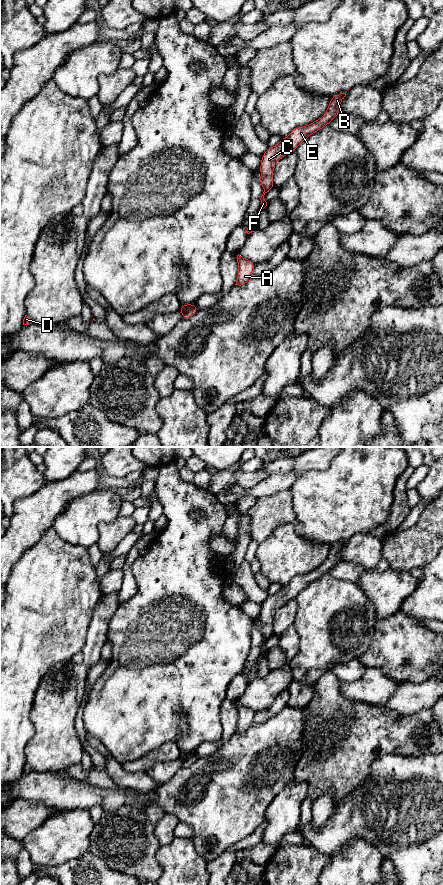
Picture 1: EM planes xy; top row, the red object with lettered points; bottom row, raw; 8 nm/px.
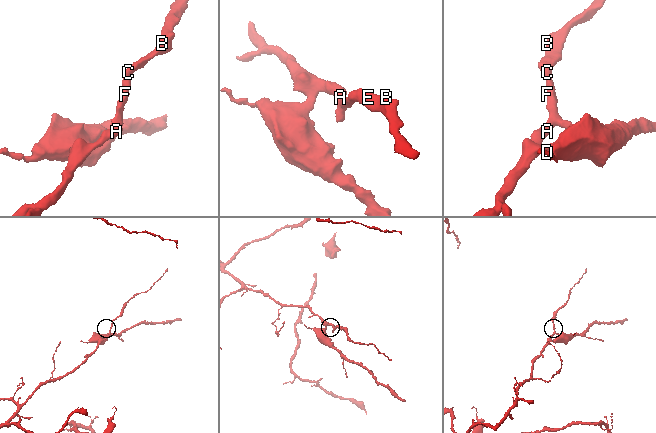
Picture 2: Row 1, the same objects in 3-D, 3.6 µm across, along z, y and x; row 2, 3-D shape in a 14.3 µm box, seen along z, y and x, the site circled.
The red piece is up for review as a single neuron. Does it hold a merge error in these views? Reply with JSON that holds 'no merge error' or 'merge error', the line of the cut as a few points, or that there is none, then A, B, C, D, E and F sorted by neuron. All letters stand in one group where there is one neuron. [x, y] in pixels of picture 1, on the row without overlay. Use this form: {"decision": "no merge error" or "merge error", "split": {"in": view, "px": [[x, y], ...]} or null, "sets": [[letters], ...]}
{"decision": "merge error", "split": {"in": "xy", "px": [[195, 753], [180, 758]]}, "sets": [["A", "B", "C", "E", "F"], ["D"]]}

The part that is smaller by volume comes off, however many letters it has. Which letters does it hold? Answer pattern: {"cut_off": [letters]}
{"cut_off": ["D"]}

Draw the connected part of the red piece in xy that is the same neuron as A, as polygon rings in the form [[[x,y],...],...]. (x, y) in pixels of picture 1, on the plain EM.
[[[237,703],[237,710],[239,720],[235,733],[241,734],[254,726],[253,719],[255,716],[255,712],[253,712],[250,708],[239,703]]]

